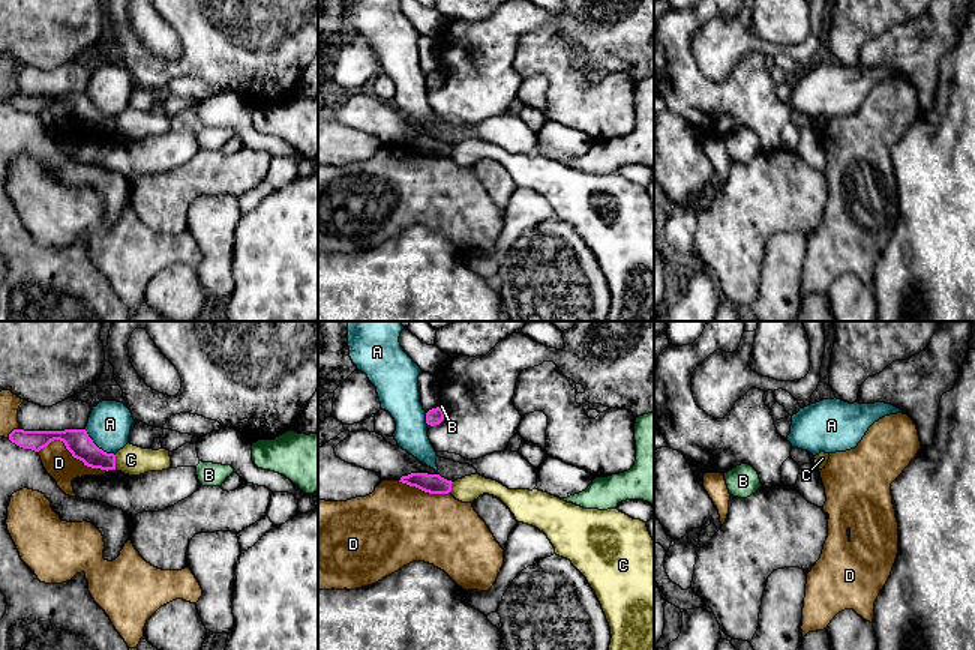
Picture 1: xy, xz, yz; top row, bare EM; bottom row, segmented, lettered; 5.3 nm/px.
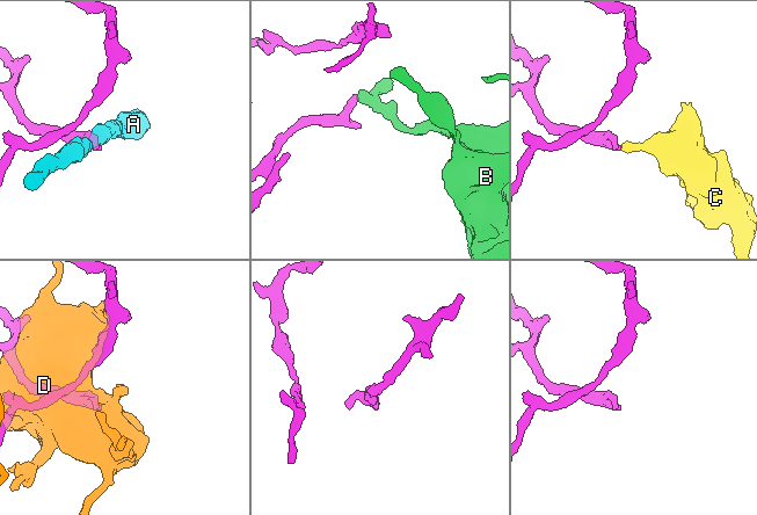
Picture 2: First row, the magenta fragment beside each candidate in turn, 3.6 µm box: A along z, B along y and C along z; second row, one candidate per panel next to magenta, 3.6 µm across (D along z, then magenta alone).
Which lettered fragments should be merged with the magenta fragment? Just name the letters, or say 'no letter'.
no letter

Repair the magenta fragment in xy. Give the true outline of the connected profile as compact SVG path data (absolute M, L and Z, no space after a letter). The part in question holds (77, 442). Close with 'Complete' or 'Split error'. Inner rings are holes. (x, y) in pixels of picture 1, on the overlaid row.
M14 429L9 440L22 449L39 452L51 441L60 440L74 458L84 462L84 465L100 470L116 470L116 455L99 449L88 437L86 429L64 429L64 431L24 431Z. Complete

